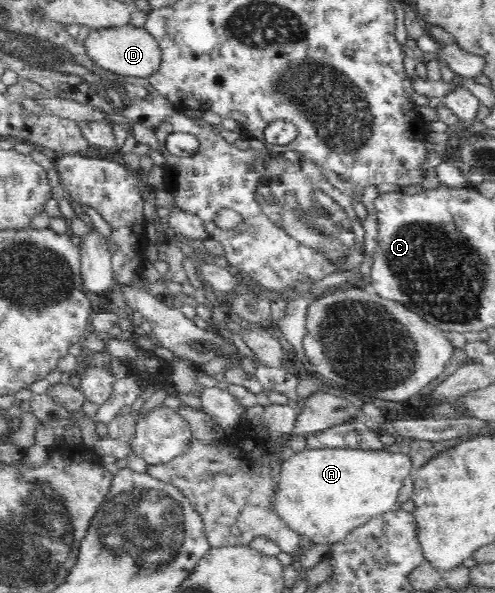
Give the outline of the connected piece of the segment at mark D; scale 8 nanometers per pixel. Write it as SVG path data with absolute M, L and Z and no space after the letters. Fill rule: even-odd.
M130 23L117 28L90 30L83 41L85 52L98 68L123 77L148 78L160 69L160 48L157 41L142 27Z

